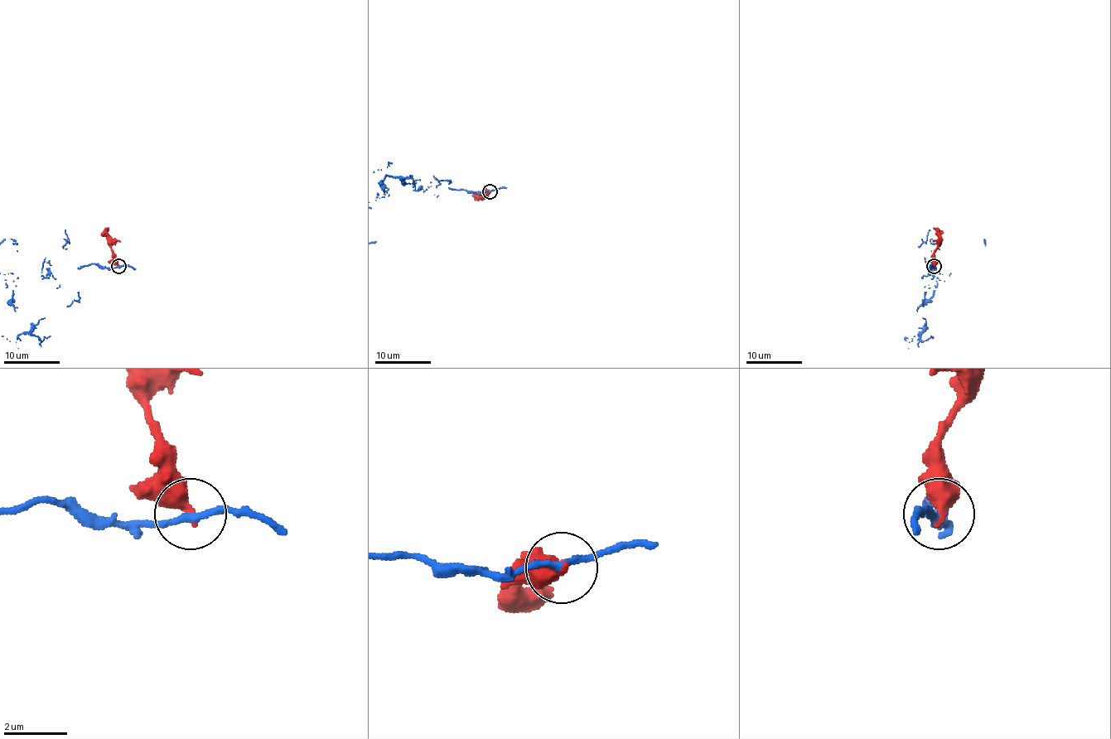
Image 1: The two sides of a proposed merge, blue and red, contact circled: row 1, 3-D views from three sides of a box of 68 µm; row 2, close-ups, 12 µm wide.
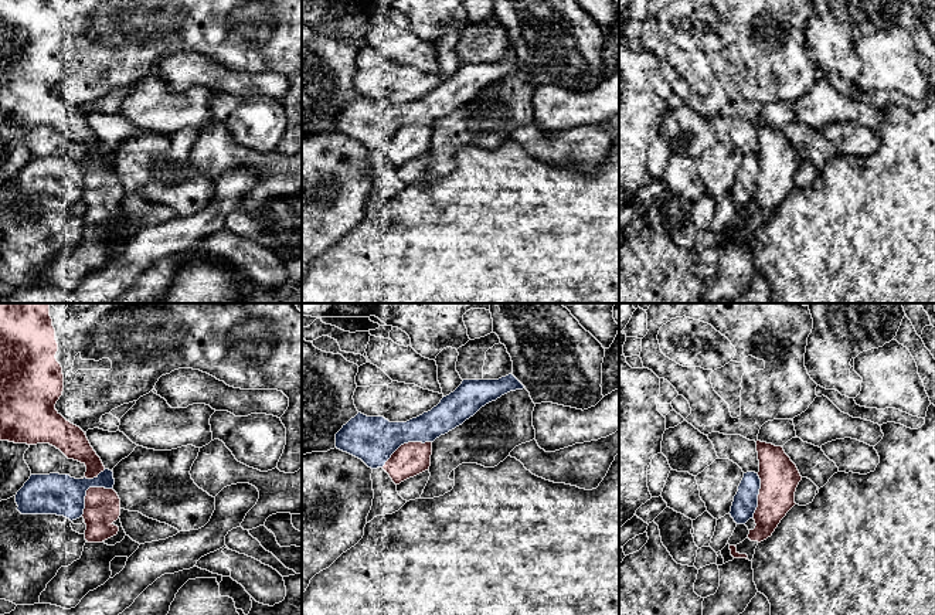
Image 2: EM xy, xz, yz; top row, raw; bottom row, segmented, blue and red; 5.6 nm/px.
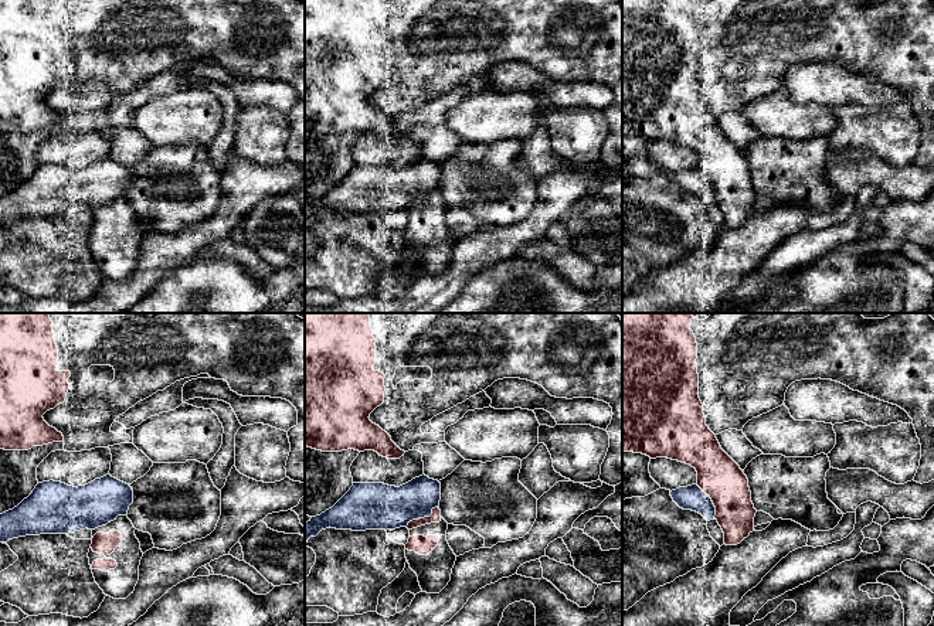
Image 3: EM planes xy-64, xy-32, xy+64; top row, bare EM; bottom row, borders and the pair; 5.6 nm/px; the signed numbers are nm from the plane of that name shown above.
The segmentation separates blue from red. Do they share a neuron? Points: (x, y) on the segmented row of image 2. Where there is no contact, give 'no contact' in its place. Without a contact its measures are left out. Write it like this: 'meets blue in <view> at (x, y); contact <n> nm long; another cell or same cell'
meets blue in xy at (87, 489); contact 240 nm long; another cell

